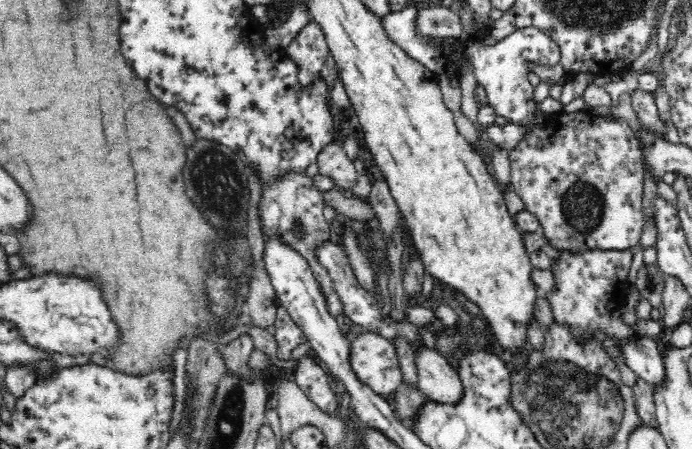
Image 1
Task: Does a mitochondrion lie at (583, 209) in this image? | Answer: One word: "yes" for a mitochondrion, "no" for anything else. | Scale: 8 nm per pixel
yes

